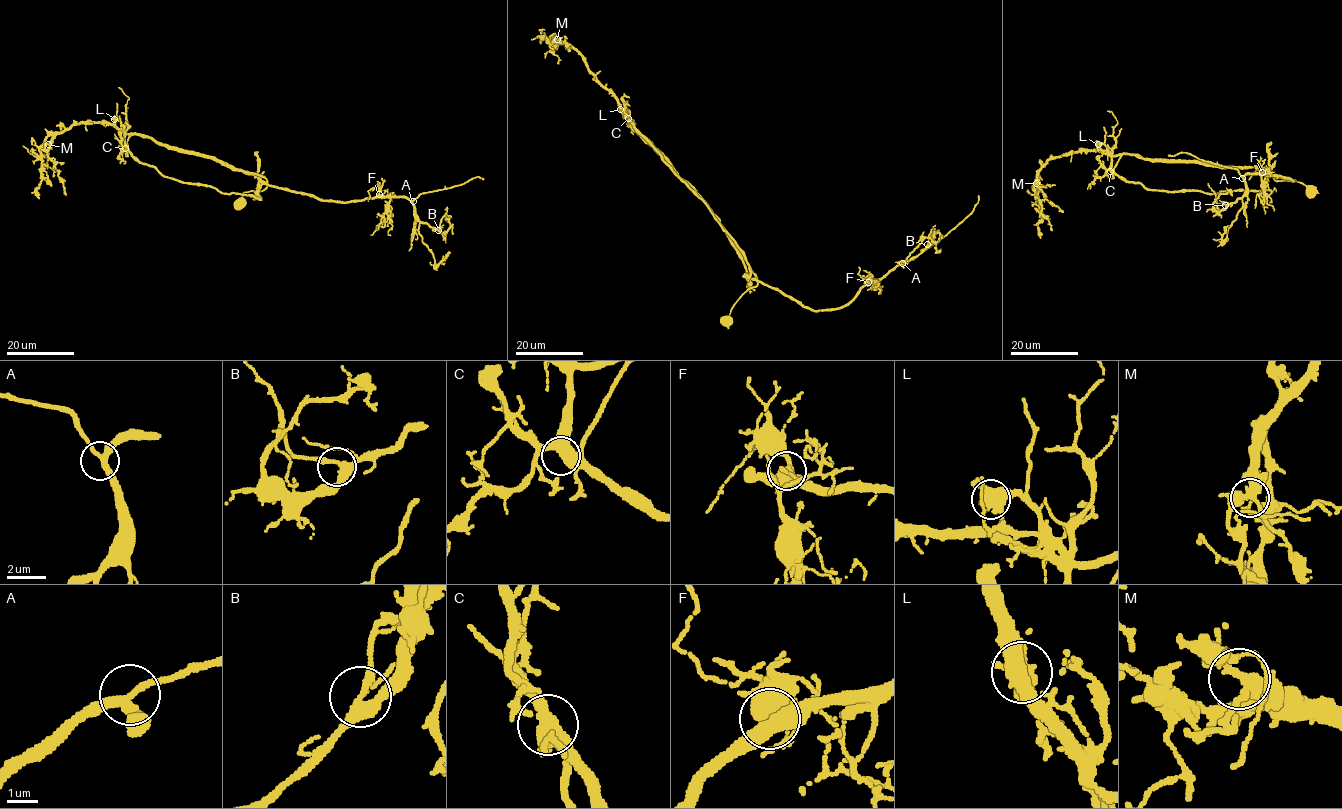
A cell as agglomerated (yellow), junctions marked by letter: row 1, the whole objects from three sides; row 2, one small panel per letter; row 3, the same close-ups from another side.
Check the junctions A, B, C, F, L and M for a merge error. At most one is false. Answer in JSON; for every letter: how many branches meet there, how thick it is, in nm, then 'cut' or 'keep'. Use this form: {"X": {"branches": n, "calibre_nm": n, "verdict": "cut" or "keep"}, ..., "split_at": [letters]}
{"A": {"branches": 3, "calibre_nm": 280, "verdict": "keep"}, "B": {"branches": 3, "calibre_nm": 360, "verdict": "keep"}, "C": {"branches": 3, "calibre_nm": 440, "verdict": "keep"}, "F": {"branches": 3, "calibre_nm": 340, "verdict": "keep"}, "L": {"branches": 3, "calibre_nm": 480, "verdict": "cut"}, "M": {"branches": 3, "calibre_nm": 340, "verdict": "keep"}, "split_at": ["L"]}

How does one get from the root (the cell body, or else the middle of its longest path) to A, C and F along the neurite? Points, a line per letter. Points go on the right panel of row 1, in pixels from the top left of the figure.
A: (1312, 192), (1300, 182), (1276, 180), (1266, 170), (1246, 166), (1259, 167), (1295, 181), (1255, 173), (1242, 178)
C: (1312, 192), (1297, 181), (1276, 180), (1266, 170), (1256, 167), (1221, 168), (1125, 154), (1110, 171)
F: (1312, 192), (1300, 182), (1276, 180), (1266, 170), (1246, 166), (1259, 167), (1269, 175), (1295, 181), (1262, 172)

